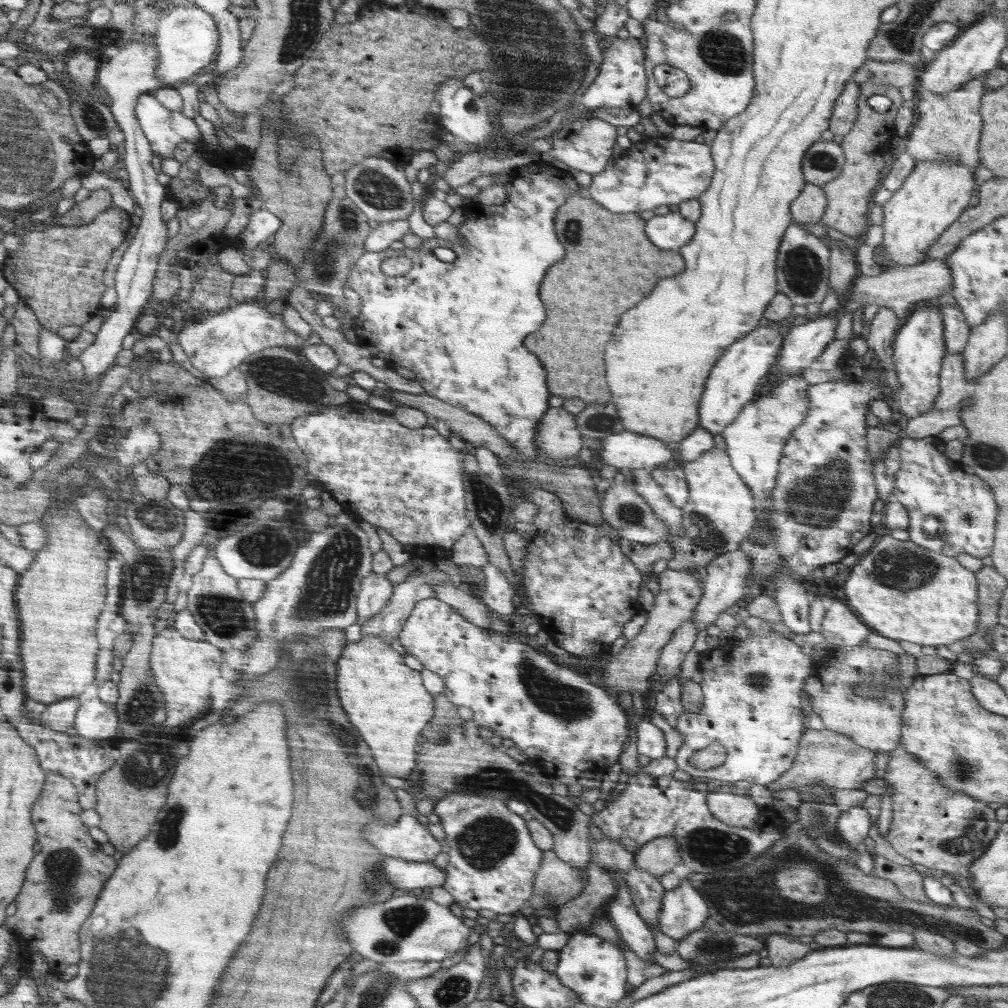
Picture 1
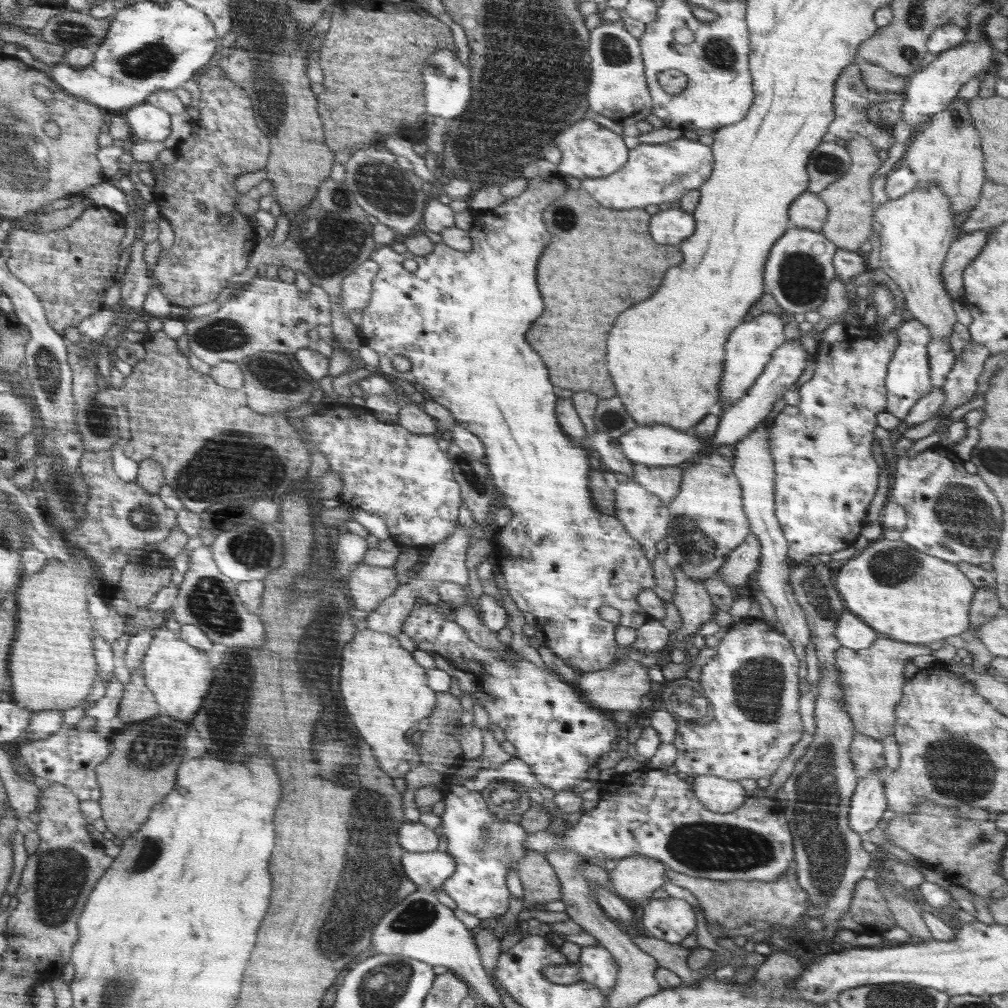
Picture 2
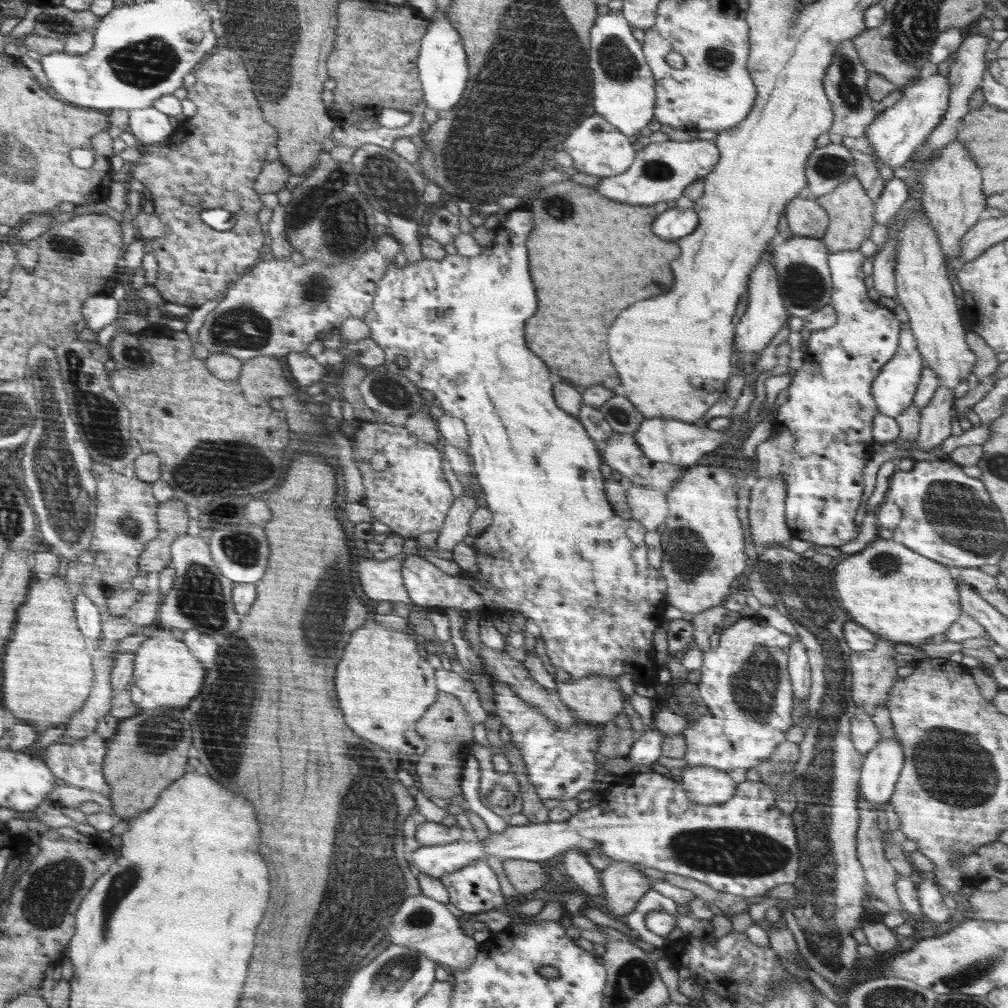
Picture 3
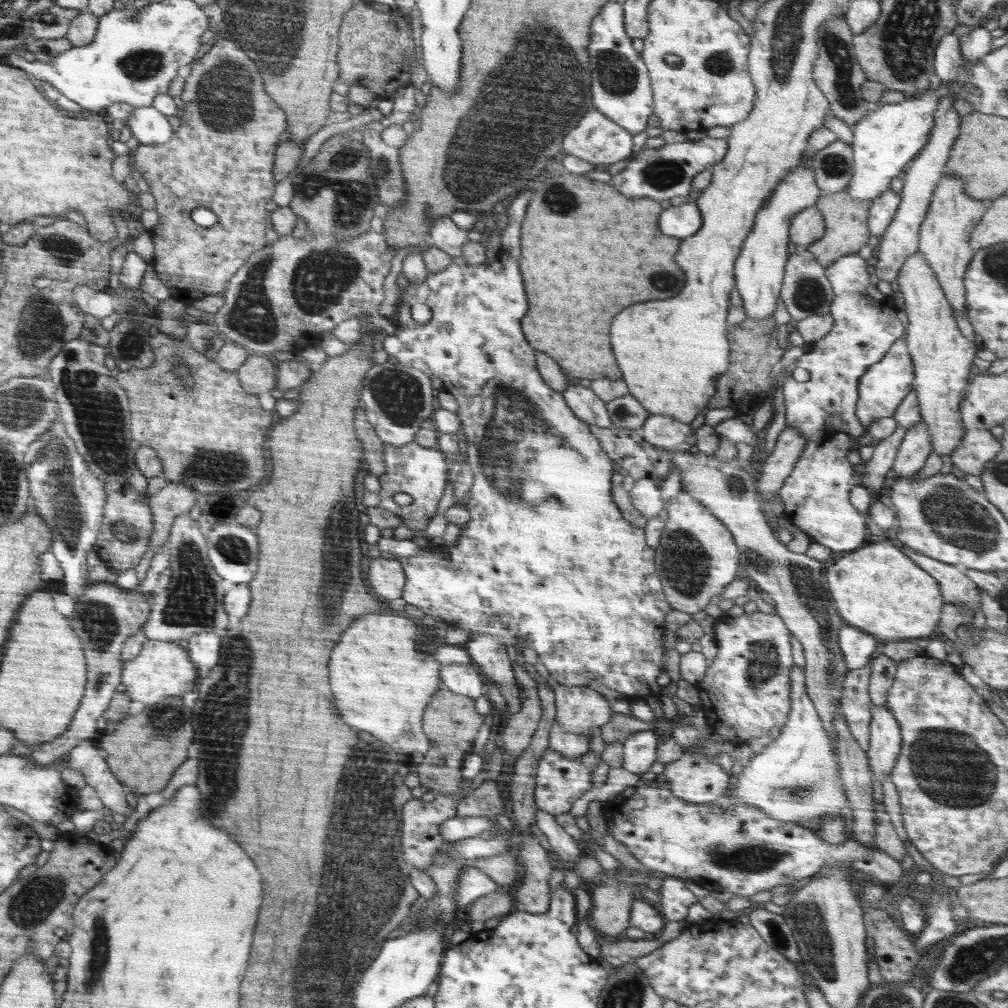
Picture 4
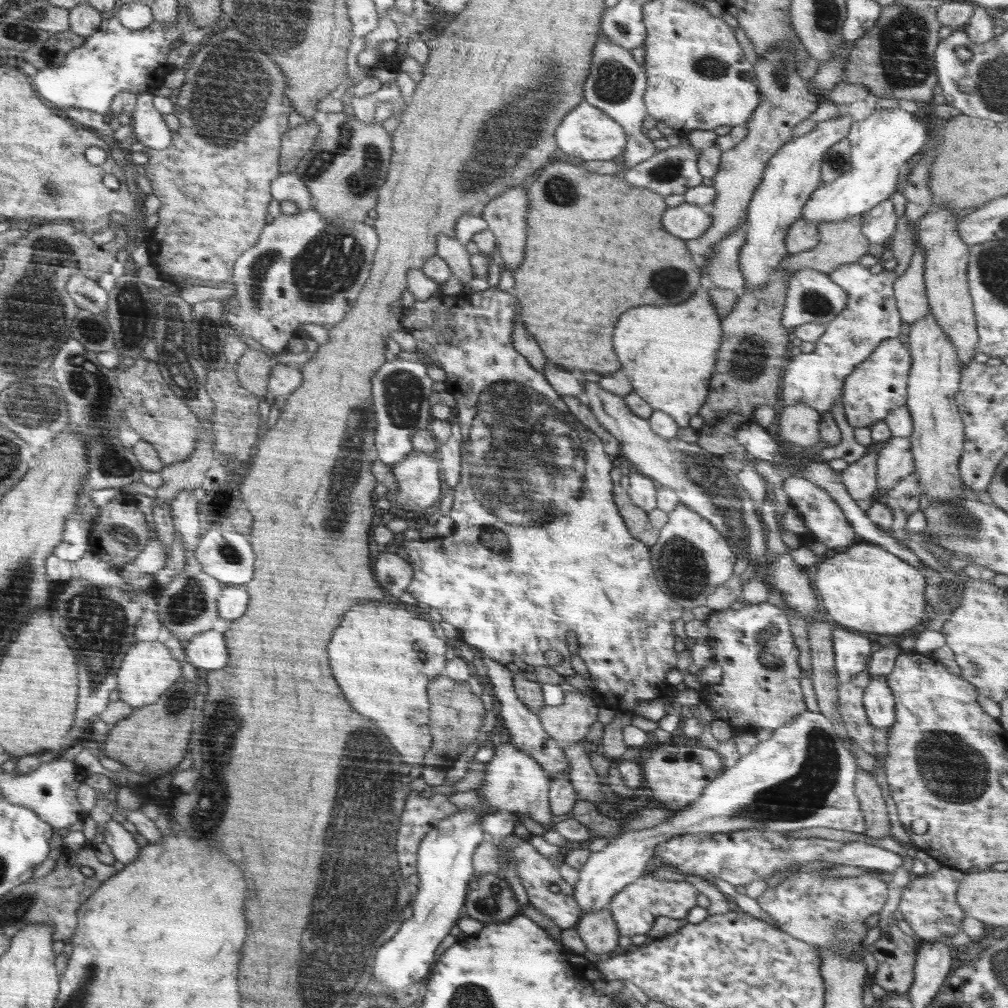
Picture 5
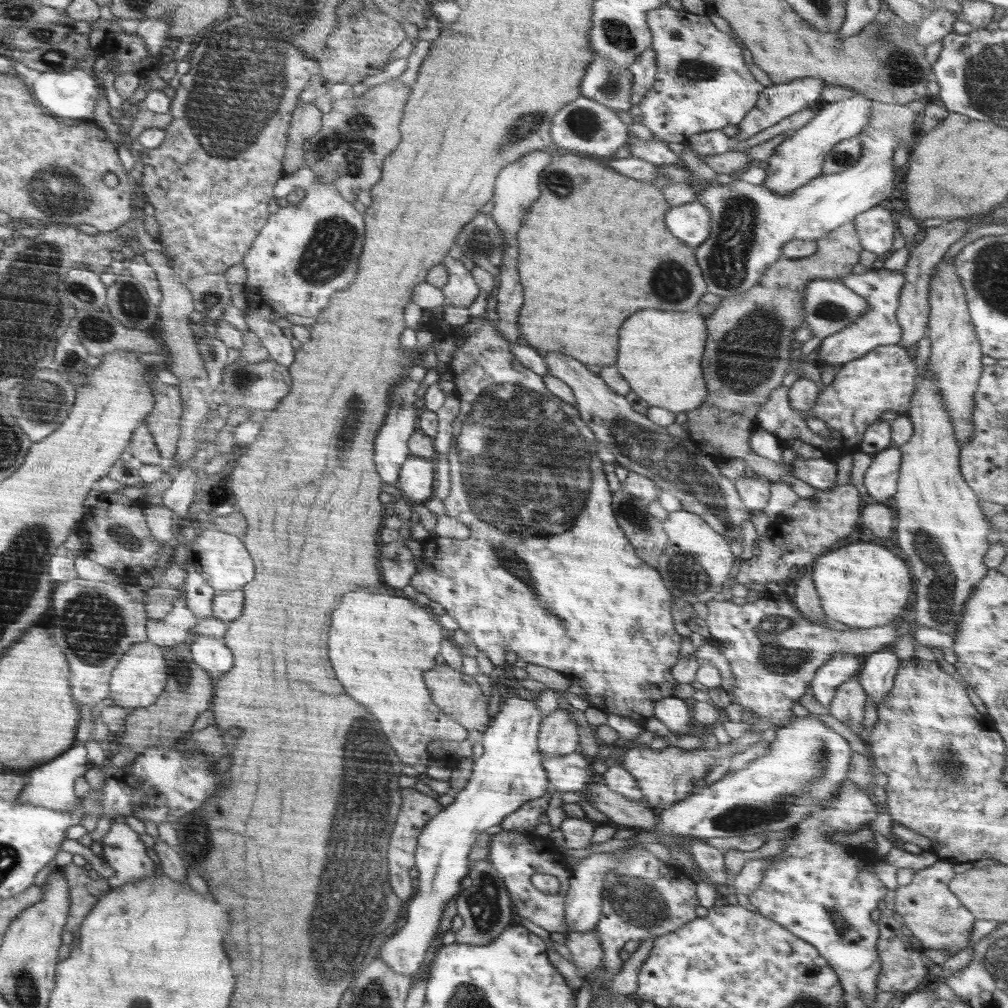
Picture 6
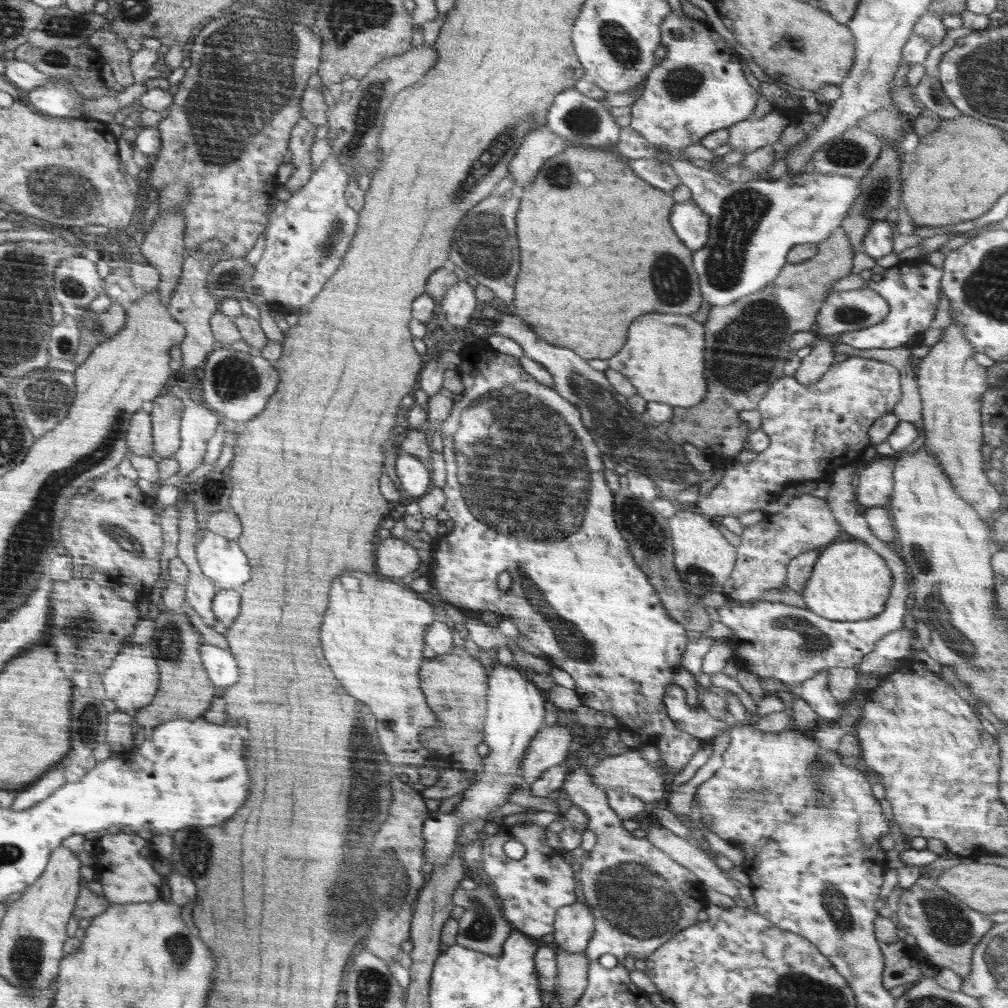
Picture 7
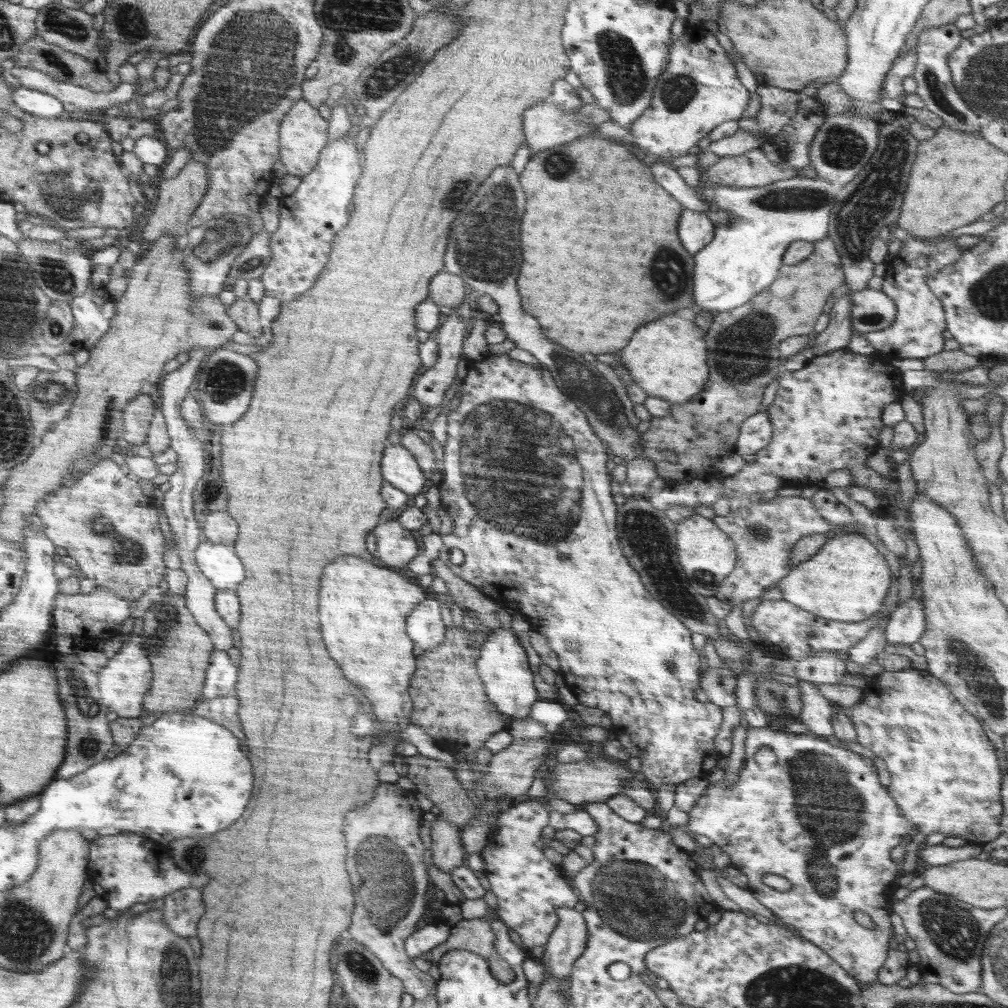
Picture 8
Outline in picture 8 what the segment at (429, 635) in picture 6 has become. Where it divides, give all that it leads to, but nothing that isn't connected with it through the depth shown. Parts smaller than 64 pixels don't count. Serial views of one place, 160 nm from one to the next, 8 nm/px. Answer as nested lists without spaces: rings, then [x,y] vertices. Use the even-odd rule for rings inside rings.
[[[344,556],[332,562],[332,566],[324,570],[322,582],[324,590],[320,590],[320,618],[324,618],[324,642],[328,642],[332,658],[336,658],[340,666],[344,666],[344,674],[348,674],[348,678],[352,678],[354,684],[364,686],[372,694],[370,702],[375,708],[376,718],[382,730],[377,730],[376,735],[381,741],[371,748],[370,763],[379,769],[393,762],[394,752],[398,748],[398,736],[410,724],[410,712],[414,708],[414,700],[410,694],[410,678],[416,670],[417,656],[412,654],[415,642],[408,638],[406,626],[411,612],[426,599],[426,594],[416,584],[408,582],[402,573],[380,568],[376,564],[370,564],[367,559],[358,560],[356,556]]]

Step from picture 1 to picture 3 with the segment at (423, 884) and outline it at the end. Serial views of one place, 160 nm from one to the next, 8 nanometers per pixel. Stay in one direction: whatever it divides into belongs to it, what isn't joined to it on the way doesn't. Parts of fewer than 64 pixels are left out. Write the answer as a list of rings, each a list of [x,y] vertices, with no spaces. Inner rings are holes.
[[[649,773],[624,774],[603,786],[599,793],[600,803],[587,810],[578,811],[568,820],[526,826],[508,825],[501,834],[490,834],[484,841],[463,840],[423,846],[411,851],[411,867],[417,874],[422,872],[441,878],[478,859],[486,860],[488,854],[499,859],[522,859],[532,862],[557,860],[561,856],[575,855],[580,850],[589,852],[599,846],[604,854],[615,861],[642,864],[675,875],[694,878],[721,893],[737,897],[760,896],[778,885],[793,884],[799,871],[800,855],[798,837],[791,816],[783,814],[775,804],[773,792],[761,781],[744,781],[736,785],[730,800],[716,805],[701,805],[687,797],[680,780],[672,775]]]

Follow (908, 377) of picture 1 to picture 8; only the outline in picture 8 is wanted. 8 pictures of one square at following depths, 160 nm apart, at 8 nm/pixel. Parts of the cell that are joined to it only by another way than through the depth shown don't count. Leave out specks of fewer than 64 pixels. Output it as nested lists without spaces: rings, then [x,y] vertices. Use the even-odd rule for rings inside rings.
[[[846,346],[822,357],[809,358],[802,369],[783,370],[779,375],[779,389],[774,401],[767,407],[767,417],[773,430],[772,436],[770,442],[756,453],[754,462],[747,463],[739,472],[723,479],[692,479],[692,482],[685,484],[667,485],[658,493],[647,494],[646,499],[654,508],[661,511],[671,506],[686,506],[694,511],[699,504],[713,506],[716,500],[723,496],[729,500],[736,496],[746,501],[753,501],[765,492],[778,491],[784,487],[818,485],[829,472],[848,469],[853,476],[853,485],[876,491],[884,503],[890,503],[884,492],[885,477],[866,467],[865,461],[880,448],[878,434],[884,427],[881,419],[883,408],[899,401],[904,393],[903,372],[885,362],[877,353],[860,356],[850,352]]]

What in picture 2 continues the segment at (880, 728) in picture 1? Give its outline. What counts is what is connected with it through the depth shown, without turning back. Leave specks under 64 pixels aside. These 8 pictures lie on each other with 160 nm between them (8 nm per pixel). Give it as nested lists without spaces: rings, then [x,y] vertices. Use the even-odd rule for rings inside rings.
[[[880,636],[868,648],[854,650],[840,647],[835,652],[835,669],[839,671],[839,685],[844,691],[843,708],[847,710],[855,733],[865,734],[878,741],[885,736],[893,736],[896,720],[895,708],[902,699],[905,663],[914,656],[933,654],[927,645],[900,642]]]

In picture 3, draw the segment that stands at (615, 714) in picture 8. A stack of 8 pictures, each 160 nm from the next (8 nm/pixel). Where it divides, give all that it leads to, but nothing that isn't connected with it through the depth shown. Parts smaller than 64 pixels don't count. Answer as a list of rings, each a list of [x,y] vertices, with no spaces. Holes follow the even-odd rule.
[[[522,205],[511,210],[508,214],[508,220],[501,222],[499,228],[494,231],[496,233],[495,244],[484,247],[478,256],[465,257],[457,253],[454,255],[447,254],[440,260],[422,259],[413,263],[404,262],[400,259],[392,261],[390,270],[378,282],[378,290],[370,312],[363,316],[363,321],[368,324],[370,329],[369,337],[384,352],[383,369],[385,371],[397,369],[395,363],[397,358],[400,356],[406,358],[410,362],[405,372],[407,379],[418,388],[430,390],[435,399],[441,402],[440,407],[446,416],[460,418],[465,423],[468,432],[466,444],[469,446],[467,454],[473,464],[472,473],[478,479],[478,484],[484,492],[483,498],[486,500],[486,508],[494,514],[492,523],[479,535],[476,547],[473,549],[476,563],[479,565],[479,571],[476,575],[481,575],[483,580],[479,581],[473,577],[473,574],[464,572],[456,576],[447,575],[446,572],[429,565],[427,560],[420,555],[412,555],[404,559],[403,584],[407,588],[412,602],[419,607],[433,607],[442,610],[456,608],[464,613],[478,609],[481,617],[492,616],[496,619],[502,618],[504,613],[508,612],[524,614],[542,630],[542,638],[546,642],[546,652],[551,664],[568,672],[572,676],[570,679],[572,681],[594,676],[610,677],[616,681],[620,674],[630,674],[636,685],[655,686],[654,680],[660,667],[657,665],[652,639],[655,629],[666,622],[663,618],[663,612],[667,601],[667,586],[660,571],[656,571],[648,563],[645,545],[647,530],[634,519],[626,520],[613,511],[612,505],[605,495],[604,481],[606,479],[602,477],[599,469],[599,466],[604,464],[601,451],[596,448],[578,417],[574,418],[556,404],[546,364],[536,354],[532,354],[524,342],[524,324],[538,308],[538,298],[536,298],[536,292],[532,286],[530,268],[528,268],[528,250],[526,250],[526,240],[531,236],[534,224],[530,210],[532,209]]]

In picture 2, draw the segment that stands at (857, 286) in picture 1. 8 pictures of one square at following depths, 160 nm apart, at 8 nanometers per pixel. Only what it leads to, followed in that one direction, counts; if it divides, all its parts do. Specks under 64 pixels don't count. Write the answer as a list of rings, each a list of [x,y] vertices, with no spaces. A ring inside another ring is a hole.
[[[996,227],[960,236],[949,246],[941,268],[941,277],[944,288],[952,300],[960,300],[962,297],[964,269],[981,253],[982,247]]]

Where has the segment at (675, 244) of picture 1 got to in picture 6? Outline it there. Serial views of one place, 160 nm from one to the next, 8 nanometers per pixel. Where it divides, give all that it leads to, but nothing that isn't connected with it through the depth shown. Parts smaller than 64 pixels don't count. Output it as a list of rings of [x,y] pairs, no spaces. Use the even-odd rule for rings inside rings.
[[[698,200],[672,207],[666,214],[666,228],[694,250],[708,238],[710,227],[710,214]]]

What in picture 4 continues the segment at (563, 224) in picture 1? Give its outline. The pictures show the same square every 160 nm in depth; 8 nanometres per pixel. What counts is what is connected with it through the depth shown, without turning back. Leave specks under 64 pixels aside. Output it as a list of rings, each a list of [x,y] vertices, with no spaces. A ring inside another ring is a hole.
[[[556,172],[554,177],[540,178],[535,192],[529,194],[529,197],[530,202],[521,224],[522,254],[518,260],[519,269],[524,272],[524,282],[528,286],[528,298],[532,302],[532,314],[528,314],[526,332],[528,342],[532,342],[532,348],[550,354],[572,379],[620,380],[622,374],[612,356],[608,340],[612,318],[636,302],[672,298],[686,282],[684,272],[672,260],[672,256],[678,252],[678,240],[662,236],[658,230],[658,216],[663,212],[662,206],[654,198],[642,198],[642,208],[626,208],[624,196],[614,186],[592,182],[588,177],[570,172],[563,175]],[[562,254],[572,258],[572,266],[568,266],[566,260],[562,264]]]

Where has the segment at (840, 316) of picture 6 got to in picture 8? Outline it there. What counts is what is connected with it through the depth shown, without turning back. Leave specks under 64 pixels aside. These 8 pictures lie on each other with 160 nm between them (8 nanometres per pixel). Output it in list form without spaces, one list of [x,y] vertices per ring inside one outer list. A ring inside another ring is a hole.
[[[864,287],[851,294],[850,322],[857,334],[888,328],[896,313],[895,302],[881,290]]]

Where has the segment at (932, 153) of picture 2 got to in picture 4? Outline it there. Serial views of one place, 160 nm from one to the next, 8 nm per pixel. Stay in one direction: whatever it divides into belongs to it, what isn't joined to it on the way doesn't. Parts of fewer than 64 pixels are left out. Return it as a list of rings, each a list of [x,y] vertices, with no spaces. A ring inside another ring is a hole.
[[[943,175],[934,189],[928,213],[919,228],[919,252],[932,267],[954,316],[957,312],[968,312],[963,278],[975,253],[969,245],[969,238],[987,210],[981,200],[965,193],[963,182],[963,178]]]

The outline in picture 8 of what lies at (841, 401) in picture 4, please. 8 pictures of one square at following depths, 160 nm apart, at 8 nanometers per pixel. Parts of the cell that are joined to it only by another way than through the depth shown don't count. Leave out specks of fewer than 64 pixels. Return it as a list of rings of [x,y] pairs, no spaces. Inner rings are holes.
[[[908,236],[904,240],[904,247],[899,253],[894,252],[894,258],[887,264],[884,282],[881,291],[887,294],[895,302],[897,313],[894,322],[884,330],[874,331],[871,333],[863,333],[863,337],[872,344],[876,353],[882,357],[889,357],[893,359],[926,359],[938,352],[942,352],[944,346],[944,336],[942,332],[947,328],[945,321],[945,311],[942,310],[942,304],[936,298],[936,295],[929,290],[924,282],[928,274],[938,272],[943,266],[948,266],[956,262],[963,253],[964,248],[958,247],[954,243],[954,239],[945,237],[943,241],[938,243],[921,243],[916,241],[914,236]]]

